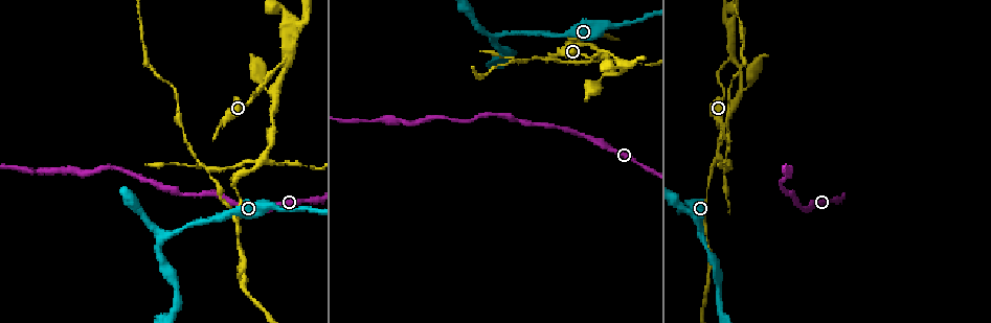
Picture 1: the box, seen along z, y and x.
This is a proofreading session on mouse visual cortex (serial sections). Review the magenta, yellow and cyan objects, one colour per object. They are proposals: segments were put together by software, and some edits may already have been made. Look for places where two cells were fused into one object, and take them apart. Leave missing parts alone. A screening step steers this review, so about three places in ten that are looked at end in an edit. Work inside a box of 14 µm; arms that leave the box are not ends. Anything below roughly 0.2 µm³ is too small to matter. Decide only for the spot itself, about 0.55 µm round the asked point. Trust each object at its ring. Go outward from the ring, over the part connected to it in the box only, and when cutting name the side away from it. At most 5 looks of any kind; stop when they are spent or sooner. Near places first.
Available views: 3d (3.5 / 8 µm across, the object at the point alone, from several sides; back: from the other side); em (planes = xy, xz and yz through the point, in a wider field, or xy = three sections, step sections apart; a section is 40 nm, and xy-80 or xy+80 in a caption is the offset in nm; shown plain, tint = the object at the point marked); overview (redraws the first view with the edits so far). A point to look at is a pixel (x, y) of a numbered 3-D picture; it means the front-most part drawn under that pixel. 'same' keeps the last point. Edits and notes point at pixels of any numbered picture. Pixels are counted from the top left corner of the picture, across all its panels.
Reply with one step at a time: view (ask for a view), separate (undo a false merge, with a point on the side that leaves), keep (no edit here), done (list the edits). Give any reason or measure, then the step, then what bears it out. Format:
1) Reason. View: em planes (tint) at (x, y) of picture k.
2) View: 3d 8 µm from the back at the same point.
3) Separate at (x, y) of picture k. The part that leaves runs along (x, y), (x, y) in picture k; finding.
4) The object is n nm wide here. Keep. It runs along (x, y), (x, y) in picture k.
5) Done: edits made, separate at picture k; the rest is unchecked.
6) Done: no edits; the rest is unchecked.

Branch point. View: 3d 3.5 µm at (286, 57) of picture 1.

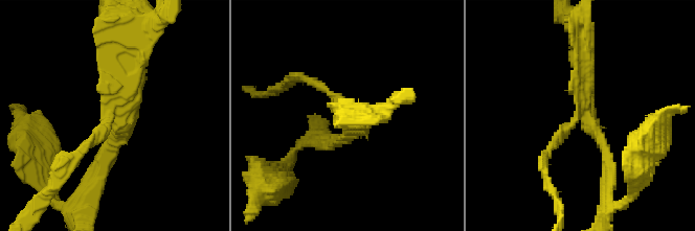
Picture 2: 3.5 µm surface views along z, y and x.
3 arms meet here; the arms are 150, 150, 300 nm wide. View: em xy step 5 (tint) at (115, 113) of picture 2.

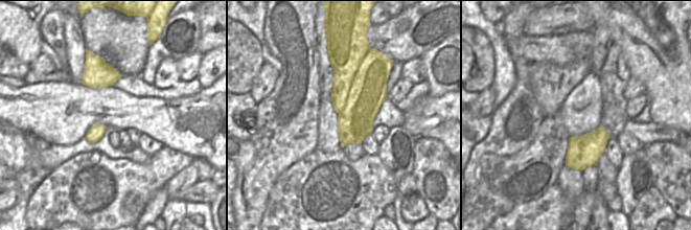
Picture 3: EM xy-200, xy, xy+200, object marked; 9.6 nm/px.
Separate at (109, 149) of picture 2. The part that leaves runs along (115, 116), (118, 135), (86, 200) in picture 2; two cells meet here.

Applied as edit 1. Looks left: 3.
Three-way junction. View: 3d 3.5 µm from the back at (168, 233) of picture 1.

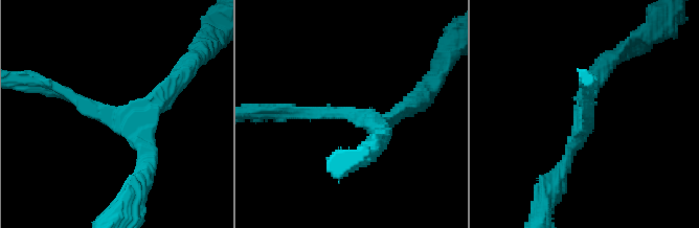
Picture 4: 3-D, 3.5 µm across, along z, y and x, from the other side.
3 arms meet here; the arms are 200, 200, 250 nm wide. View: em xy step 1 (tint) at (117, 120) of picture 4.

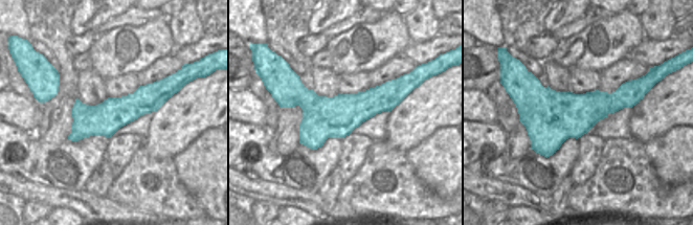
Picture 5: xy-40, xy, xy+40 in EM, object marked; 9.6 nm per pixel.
Keep. One cell here.

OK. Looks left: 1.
Done: edits made, separate at picture 2; the rest is unchecked.

